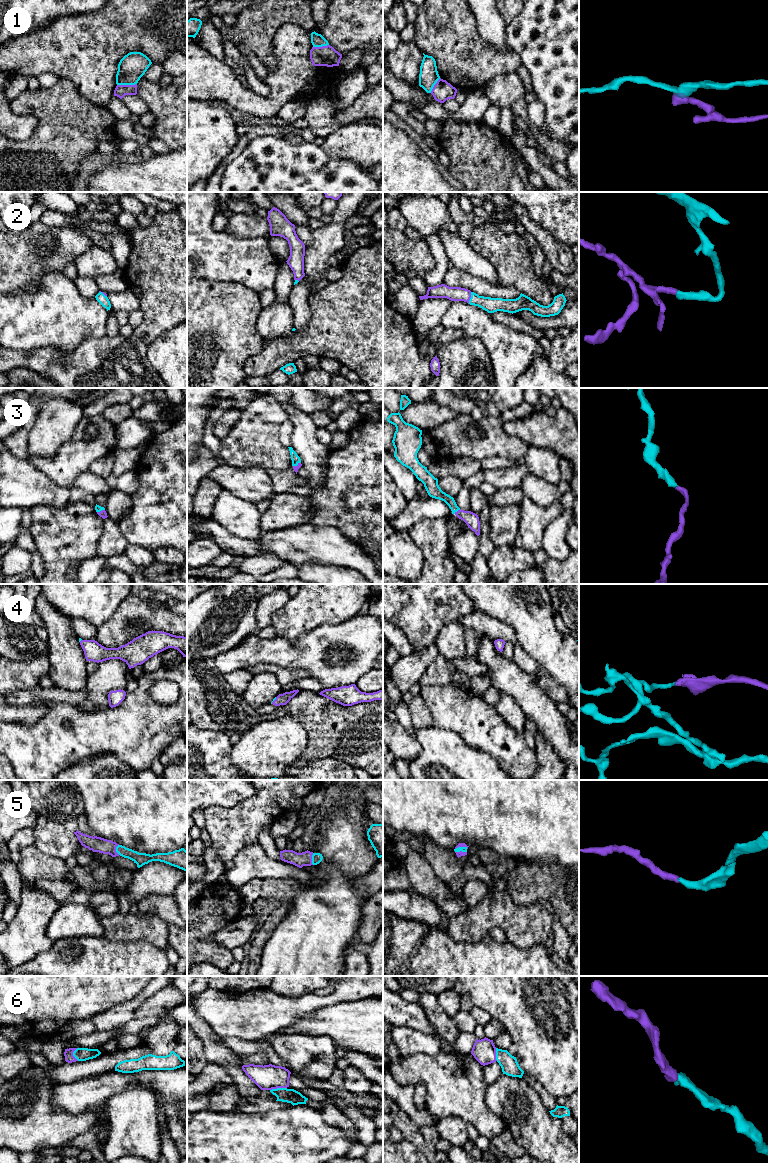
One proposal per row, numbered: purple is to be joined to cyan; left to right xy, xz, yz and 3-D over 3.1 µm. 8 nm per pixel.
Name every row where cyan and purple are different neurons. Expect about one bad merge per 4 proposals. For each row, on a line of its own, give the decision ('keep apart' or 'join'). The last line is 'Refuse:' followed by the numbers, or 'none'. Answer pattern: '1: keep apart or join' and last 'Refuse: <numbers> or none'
1: keep apart
2: join
3: join
4: join
5: join
6: join
Refuse: 1

